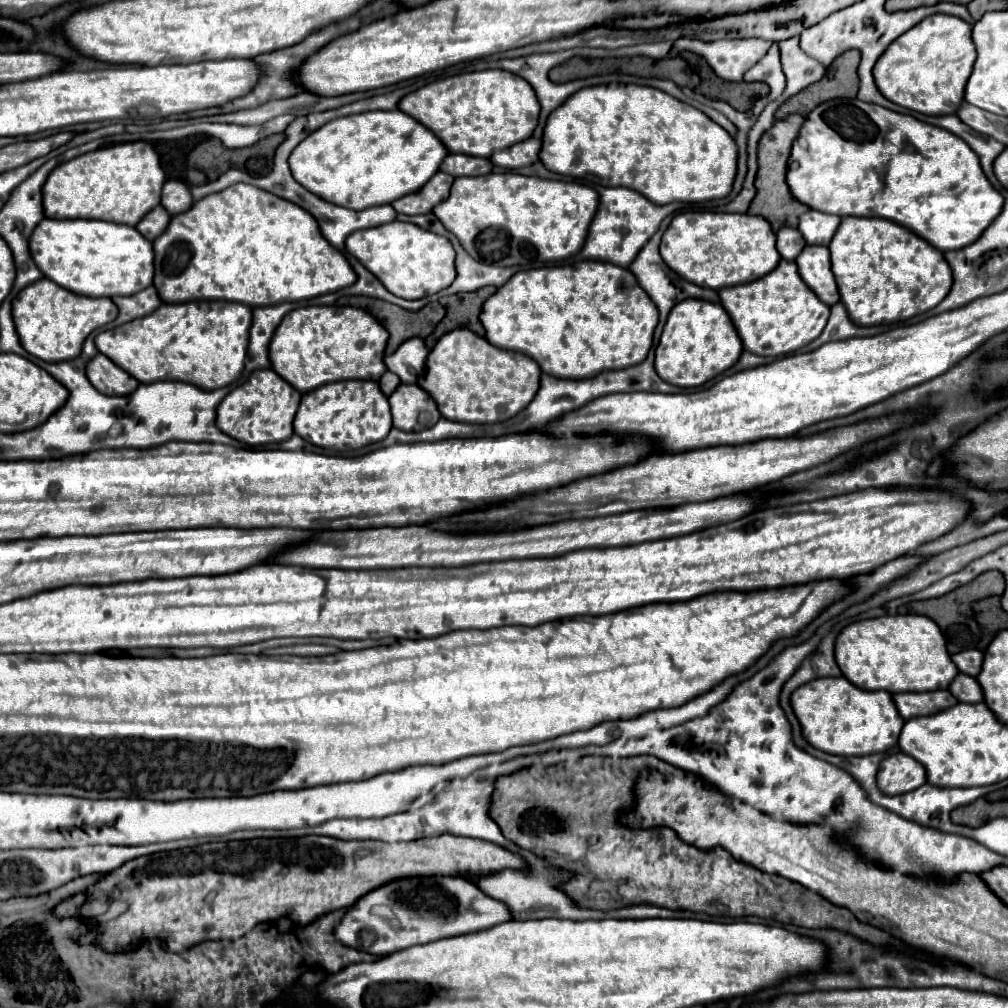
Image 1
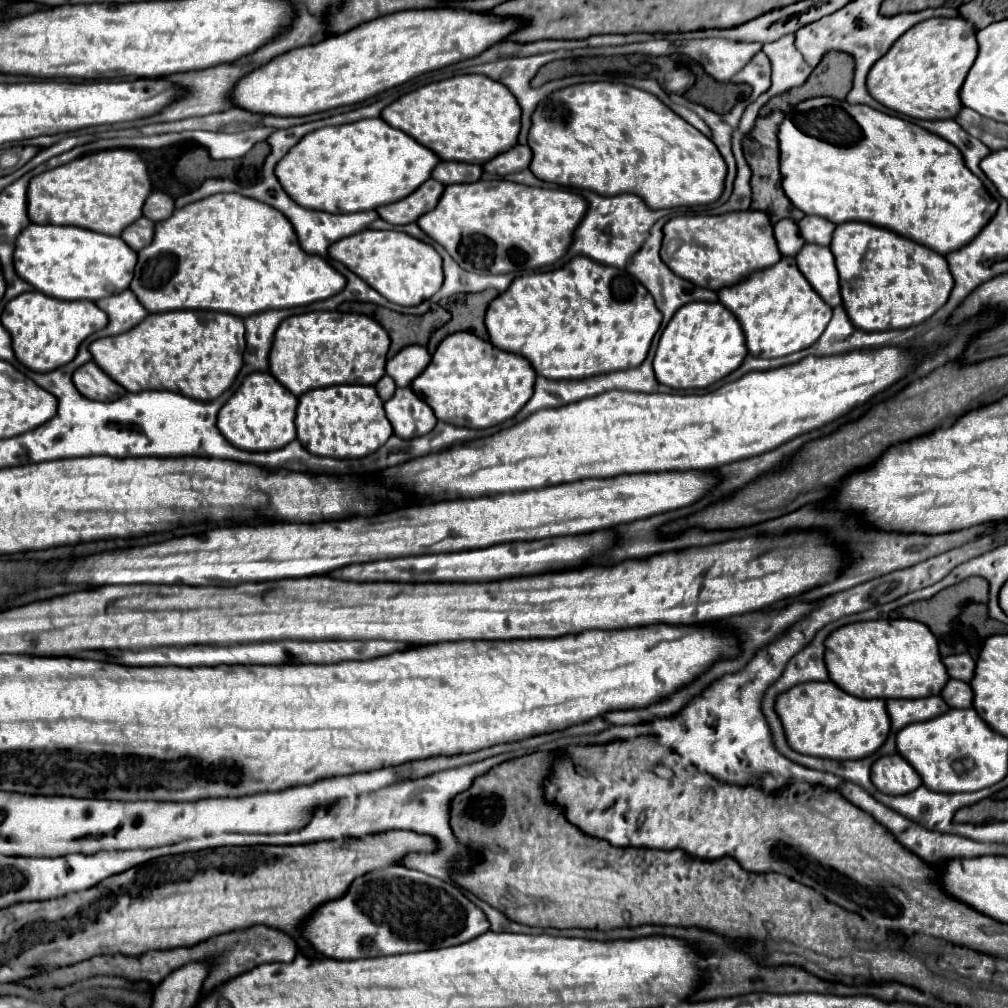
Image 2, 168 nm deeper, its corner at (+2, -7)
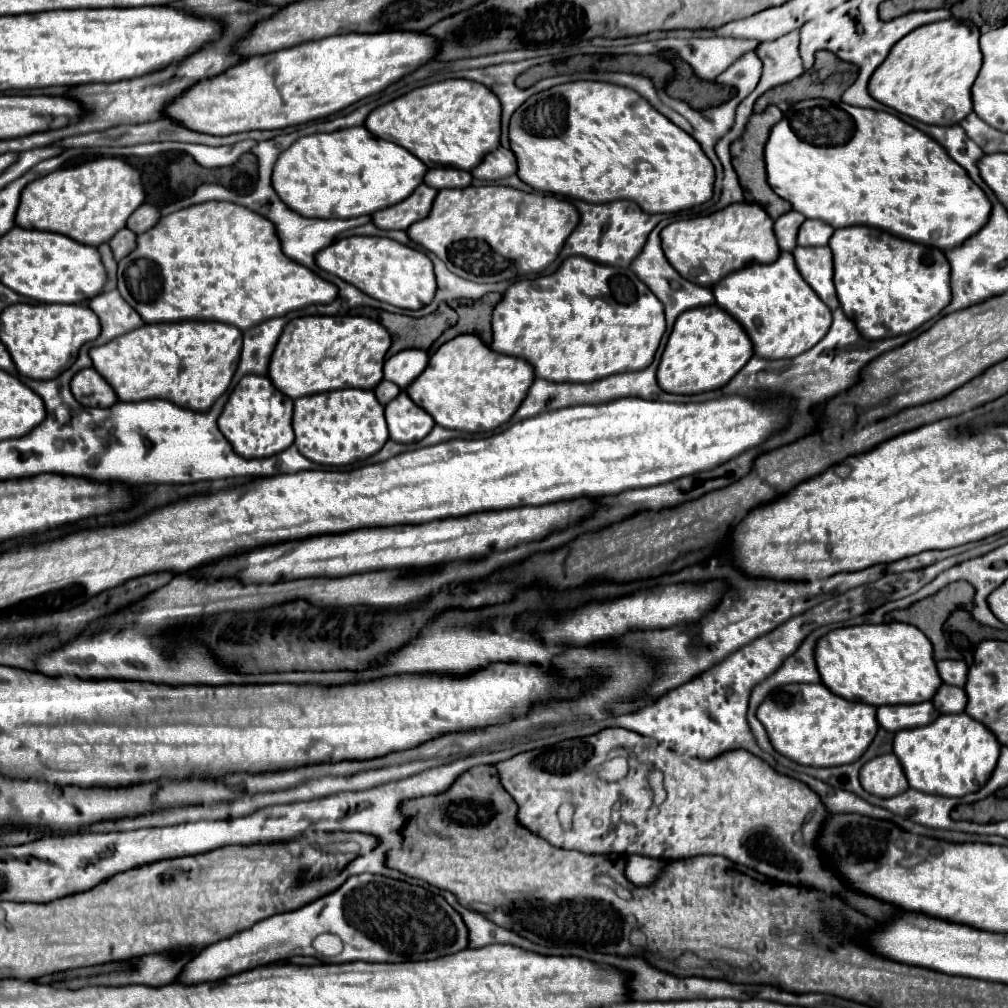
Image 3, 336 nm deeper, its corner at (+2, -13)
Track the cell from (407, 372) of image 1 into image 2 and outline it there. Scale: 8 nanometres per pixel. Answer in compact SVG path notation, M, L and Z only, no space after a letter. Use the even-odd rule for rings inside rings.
M406 346L402 352L392 356L386 364L386 374L396 386L410 386L410 382L430 364L430 354L424 346Z

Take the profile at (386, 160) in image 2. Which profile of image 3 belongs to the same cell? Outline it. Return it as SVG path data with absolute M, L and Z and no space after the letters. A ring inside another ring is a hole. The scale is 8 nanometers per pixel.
M354 126L294 142L276 160L272 186L302 216L354 218L402 202L424 182L426 172L428 166L402 146L372 136L366 126Z

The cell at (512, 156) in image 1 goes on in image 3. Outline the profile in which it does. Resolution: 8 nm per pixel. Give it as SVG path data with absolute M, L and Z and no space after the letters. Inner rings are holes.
M500 144L498 150L486 154L486 158L472 170L476 180L502 180L508 178L512 174L516 174L518 170L518 162L514 152L509 148L504 148Z

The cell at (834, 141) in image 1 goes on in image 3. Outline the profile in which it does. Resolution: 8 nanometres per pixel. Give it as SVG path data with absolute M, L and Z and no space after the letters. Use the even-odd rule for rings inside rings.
M822 98L802 100L790 110L792 112L770 132L764 152L766 172L772 190L806 218L822 220L834 228L854 224L872 226L944 252L972 238L990 220L992 206L982 188L968 178L966 170L962 170L934 138L900 118L870 108L832 104Z

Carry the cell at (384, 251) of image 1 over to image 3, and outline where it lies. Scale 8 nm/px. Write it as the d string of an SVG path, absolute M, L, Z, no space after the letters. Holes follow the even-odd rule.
M378 236L342 238L330 244L326 250L320 250L316 264L322 270L356 286L364 294L406 310L418 310L430 304L436 294L436 276L432 260L424 252L408 248L390 238L378 238Z

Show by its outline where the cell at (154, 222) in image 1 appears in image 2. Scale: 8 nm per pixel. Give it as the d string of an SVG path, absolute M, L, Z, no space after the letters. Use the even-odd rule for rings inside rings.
M142 216L138 222L134 222L134 224L130 224L130 226L124 228L124 232L120 234L120 238L134 252L138 252L138 250L142 250L144 246L148 246L152 242L152 238L154 238L154 222Z

